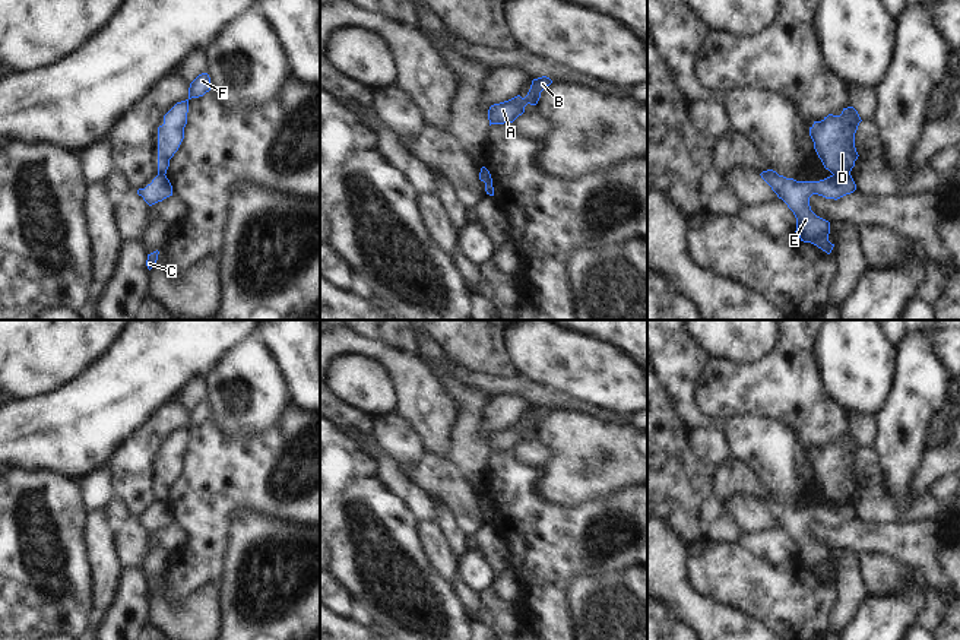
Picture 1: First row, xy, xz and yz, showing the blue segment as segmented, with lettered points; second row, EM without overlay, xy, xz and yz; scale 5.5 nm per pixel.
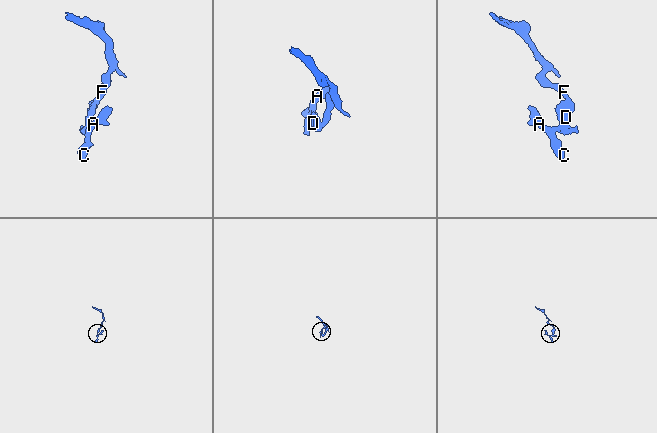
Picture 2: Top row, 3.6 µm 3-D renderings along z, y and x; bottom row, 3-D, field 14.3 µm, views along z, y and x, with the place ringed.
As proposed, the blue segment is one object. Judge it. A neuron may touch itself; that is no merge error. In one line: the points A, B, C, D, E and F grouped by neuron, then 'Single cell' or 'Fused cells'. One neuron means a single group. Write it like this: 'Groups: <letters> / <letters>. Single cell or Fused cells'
Groups: A B C E / D F. Fused cells.

